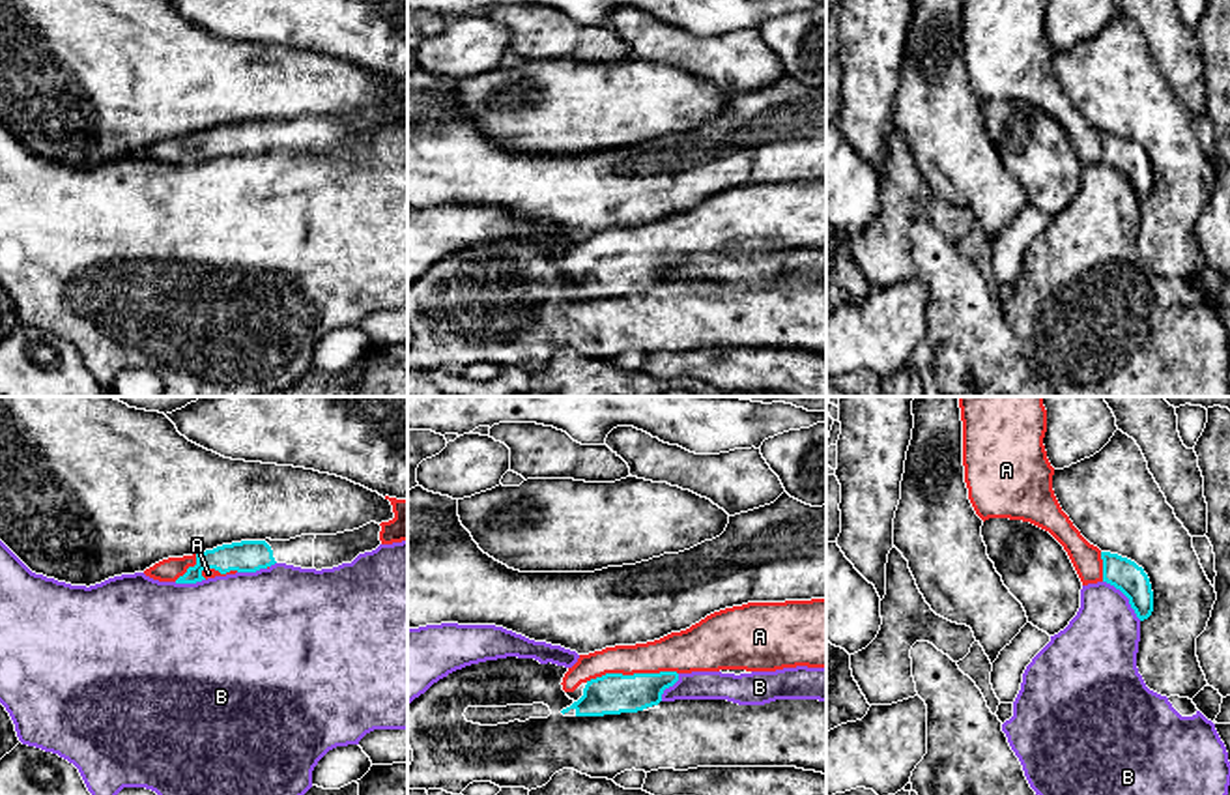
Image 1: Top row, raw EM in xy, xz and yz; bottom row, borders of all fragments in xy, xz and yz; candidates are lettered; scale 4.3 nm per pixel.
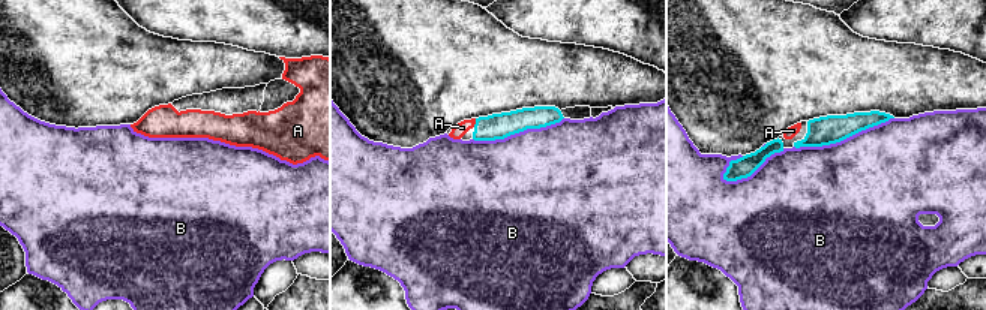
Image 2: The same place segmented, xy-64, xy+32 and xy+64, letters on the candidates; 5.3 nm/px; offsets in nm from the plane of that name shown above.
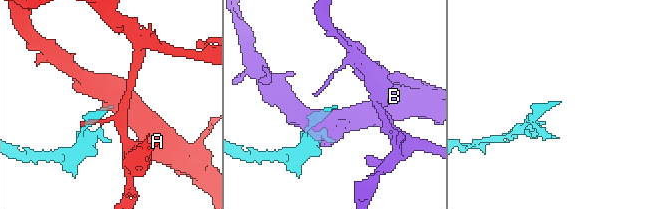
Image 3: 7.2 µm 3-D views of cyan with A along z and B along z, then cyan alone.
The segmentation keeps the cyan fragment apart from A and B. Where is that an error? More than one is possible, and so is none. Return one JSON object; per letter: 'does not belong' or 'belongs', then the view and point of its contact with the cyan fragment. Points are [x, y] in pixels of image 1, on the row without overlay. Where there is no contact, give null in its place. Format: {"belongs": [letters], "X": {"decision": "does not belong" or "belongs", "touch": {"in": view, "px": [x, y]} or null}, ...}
{"belongs": ["A"], "A": {"decision": "belongs", "touch": {"in": "xz", "px": [630, 257]}}, "B": {"decision": "does not belong", "touch": {"in": "yz", "px": [1126, 176]}}}

